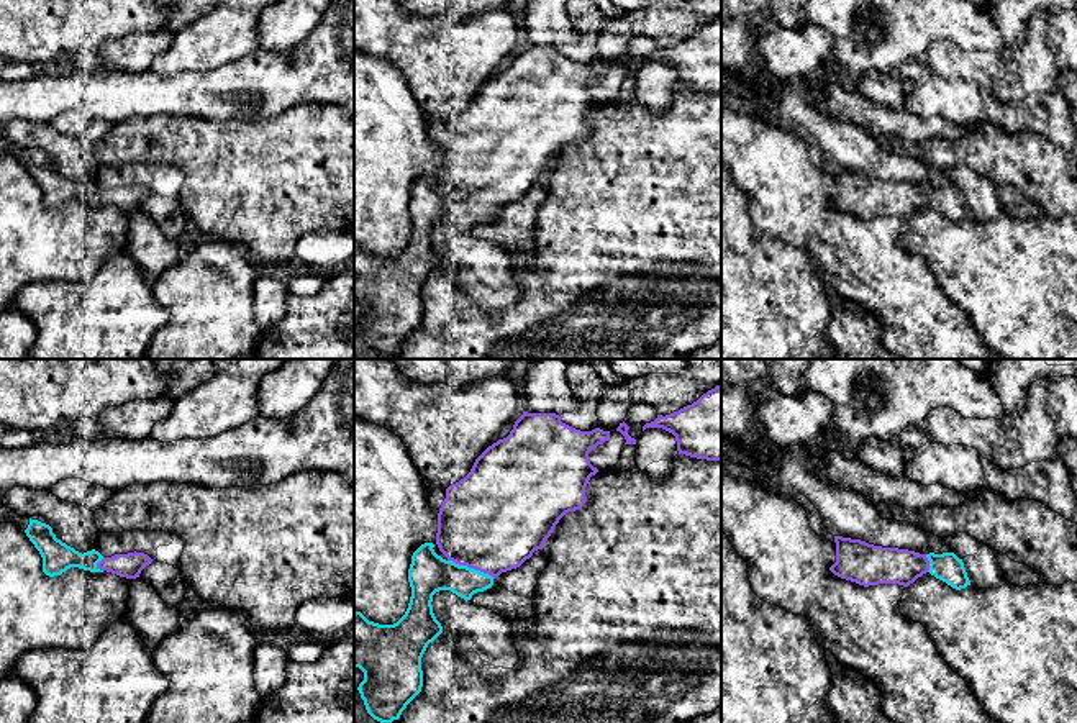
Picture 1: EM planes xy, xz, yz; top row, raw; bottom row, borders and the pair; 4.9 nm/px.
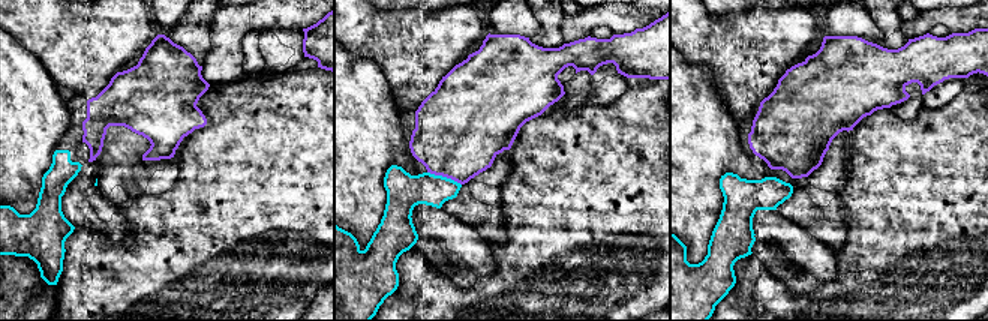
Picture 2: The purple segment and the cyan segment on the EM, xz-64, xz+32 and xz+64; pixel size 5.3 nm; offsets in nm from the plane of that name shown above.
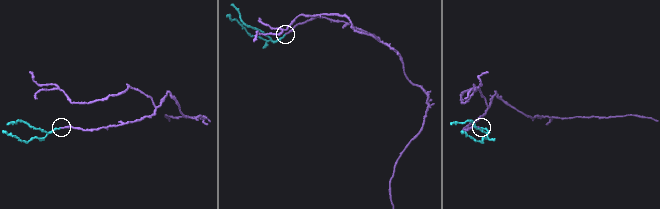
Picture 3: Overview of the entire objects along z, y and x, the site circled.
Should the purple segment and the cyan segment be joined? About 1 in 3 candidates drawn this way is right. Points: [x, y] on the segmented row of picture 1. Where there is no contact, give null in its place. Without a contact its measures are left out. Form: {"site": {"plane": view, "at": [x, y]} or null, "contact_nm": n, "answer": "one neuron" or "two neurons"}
{"site": {"plane": "xz", "at": [471, 568]}, "contact_nm": 240, "answer": "one neuron"}

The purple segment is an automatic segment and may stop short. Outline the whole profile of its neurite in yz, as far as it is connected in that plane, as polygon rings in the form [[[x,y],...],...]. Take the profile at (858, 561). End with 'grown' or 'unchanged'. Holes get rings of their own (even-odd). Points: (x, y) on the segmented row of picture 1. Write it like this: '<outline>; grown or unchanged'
[[[834,536],[836,562],[829,571],[859,585],[898,584],[908,587],[929,572],[956,590],[970,585],[962,559],[954,552],[920,554],[908,549],[874,546]]]; grown

